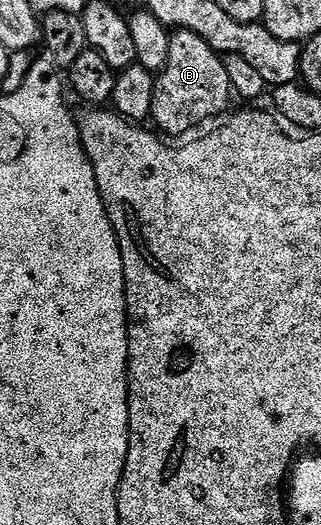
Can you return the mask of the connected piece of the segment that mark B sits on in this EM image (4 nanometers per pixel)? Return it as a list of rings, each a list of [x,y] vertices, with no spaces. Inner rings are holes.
[[[175,31],[170,40],[170,56],[166,56],[164,69],[156,78],[151,116],[151,121],[156,122],[155,129],[165,135],[184,134],[207,118],[218,117],[233,98],[234,91],[230,76],[226,76],[224,58],[194,32]]]

